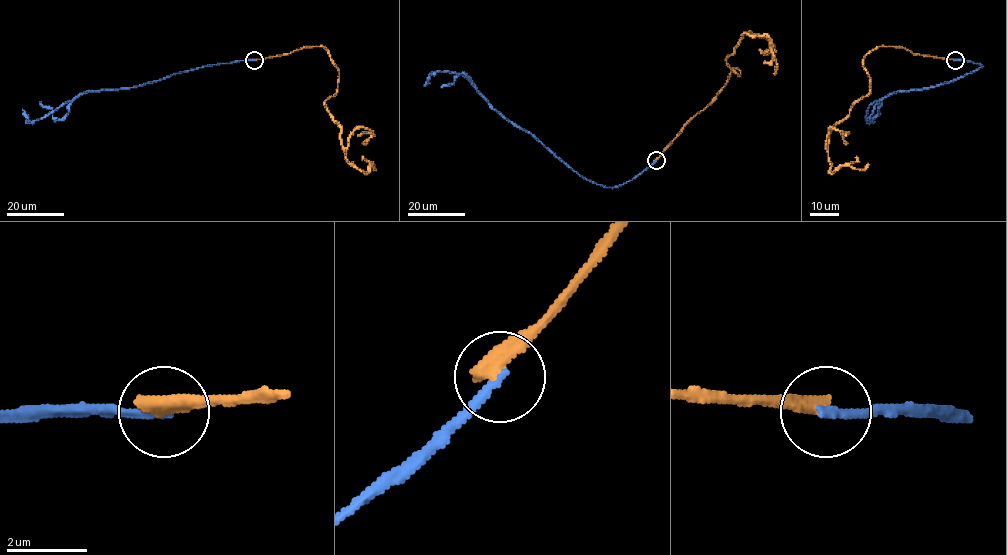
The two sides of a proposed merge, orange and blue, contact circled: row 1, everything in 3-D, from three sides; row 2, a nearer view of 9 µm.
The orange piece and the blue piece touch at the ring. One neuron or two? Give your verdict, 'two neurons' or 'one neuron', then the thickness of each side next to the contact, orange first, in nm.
two neurons; calibres 480 and 200 nm

